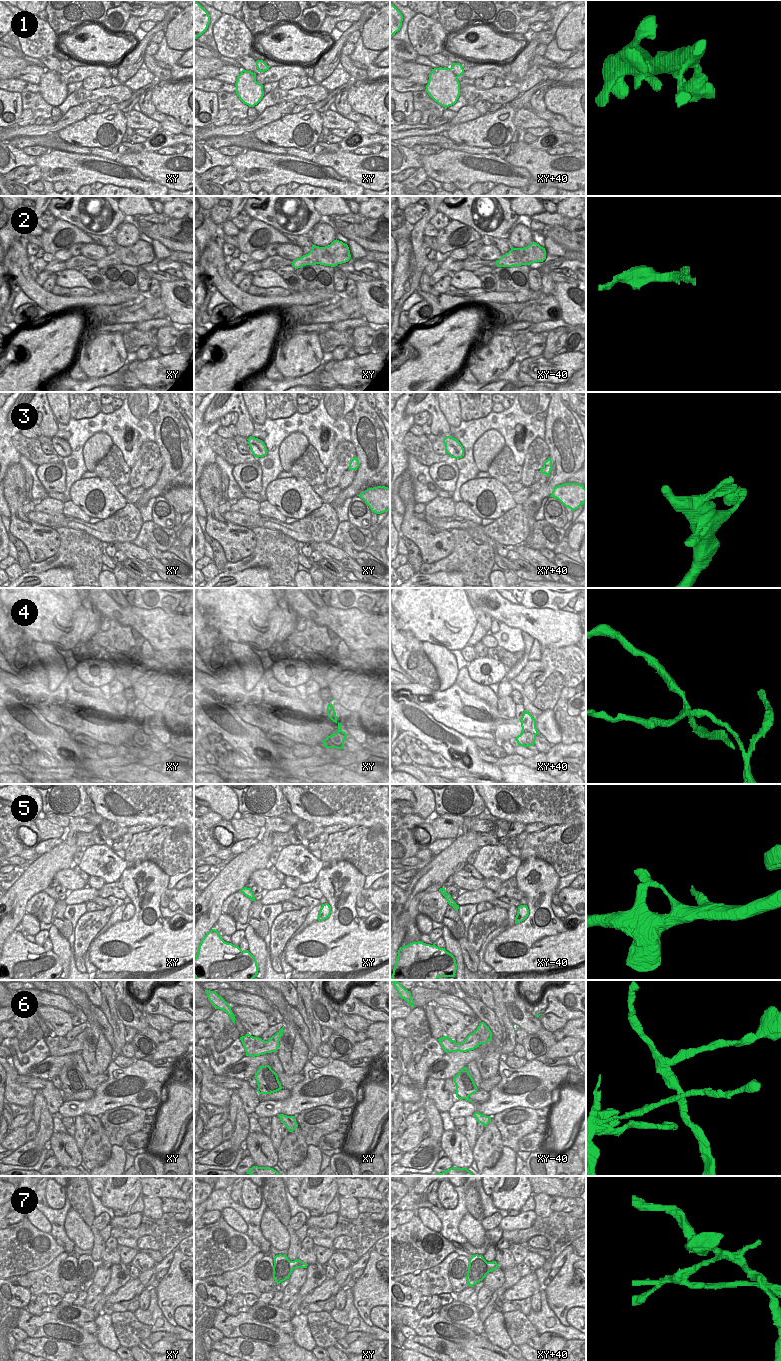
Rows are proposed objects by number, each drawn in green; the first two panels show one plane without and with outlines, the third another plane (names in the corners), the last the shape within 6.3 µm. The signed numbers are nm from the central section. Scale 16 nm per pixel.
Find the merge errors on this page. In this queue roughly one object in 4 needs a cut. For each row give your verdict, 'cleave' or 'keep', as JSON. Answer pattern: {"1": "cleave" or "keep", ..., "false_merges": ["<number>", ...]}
{"1": "keep", "2": "cleave", "3": "keep", "4": "cleave", "5": "keep", "6": "cleave", "7": "cleave", "false_merges": ["2", "4", "6", "7"]}

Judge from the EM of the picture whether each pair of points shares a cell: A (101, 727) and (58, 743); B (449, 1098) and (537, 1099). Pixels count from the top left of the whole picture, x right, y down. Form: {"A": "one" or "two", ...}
{"A": "two", "B": "two"}

